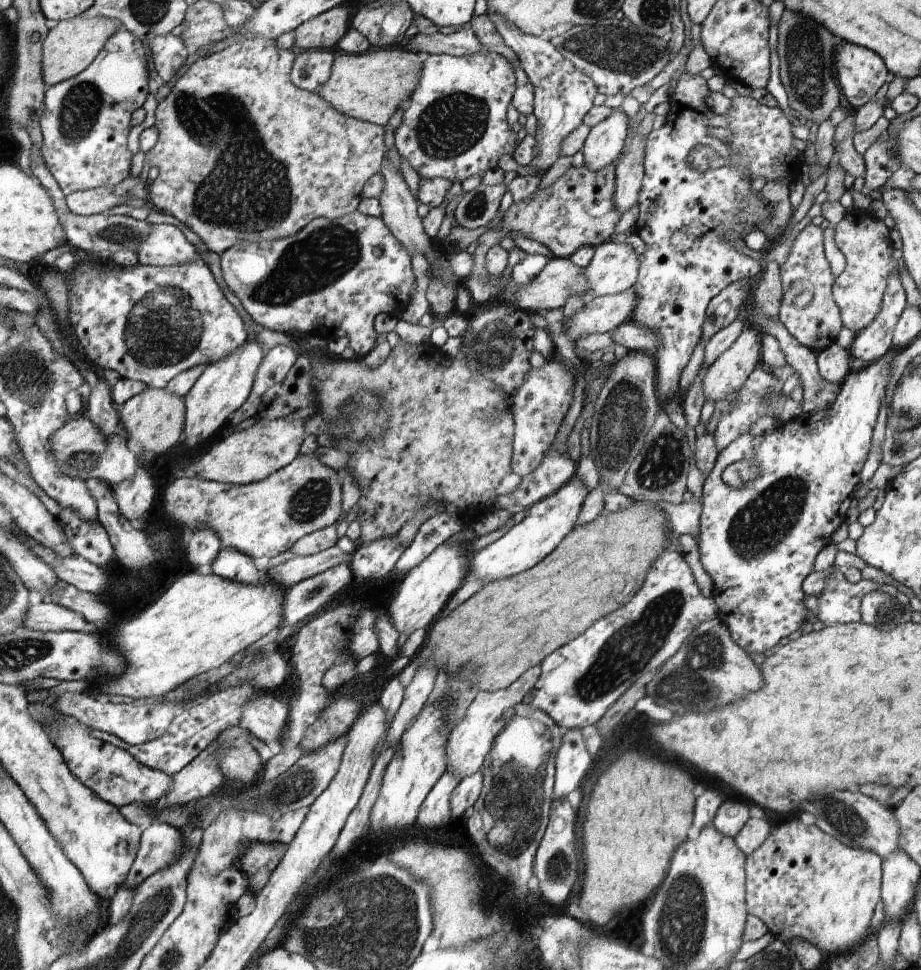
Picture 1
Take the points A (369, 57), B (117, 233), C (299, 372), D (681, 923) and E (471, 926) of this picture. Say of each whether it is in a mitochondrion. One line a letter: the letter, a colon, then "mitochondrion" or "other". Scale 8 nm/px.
A: other
B: mitochondrion
C: other
D: mitochondrion
E: other

